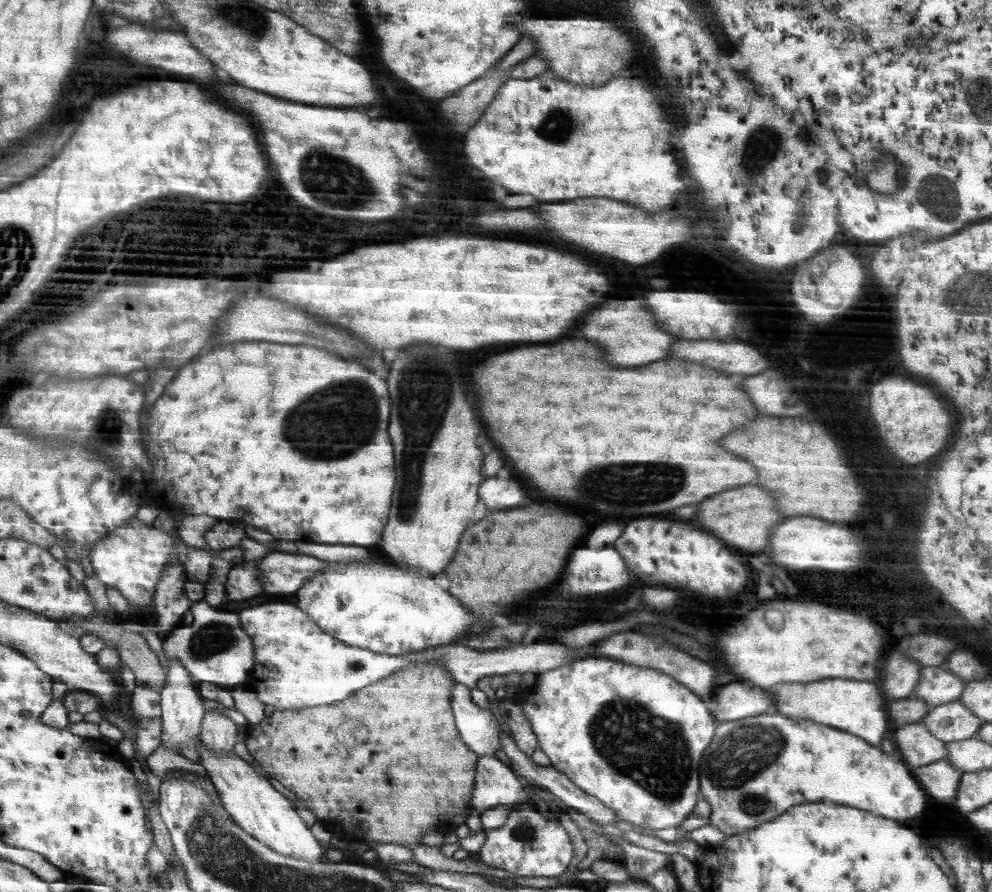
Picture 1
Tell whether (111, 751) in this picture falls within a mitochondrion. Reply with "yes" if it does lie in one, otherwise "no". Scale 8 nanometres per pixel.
no

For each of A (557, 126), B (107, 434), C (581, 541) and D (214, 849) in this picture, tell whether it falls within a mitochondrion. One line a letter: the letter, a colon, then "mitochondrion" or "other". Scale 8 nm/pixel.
A: mitochondrion
B: mitochondrion
C: other
D: mitochondrion

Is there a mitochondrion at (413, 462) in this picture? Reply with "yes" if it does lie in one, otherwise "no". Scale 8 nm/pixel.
yes

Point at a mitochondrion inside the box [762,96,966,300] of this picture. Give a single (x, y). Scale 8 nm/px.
(937, 193)

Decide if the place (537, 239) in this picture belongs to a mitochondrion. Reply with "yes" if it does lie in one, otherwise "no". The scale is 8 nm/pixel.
no

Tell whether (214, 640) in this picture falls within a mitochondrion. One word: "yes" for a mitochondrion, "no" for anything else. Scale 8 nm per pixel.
yes

